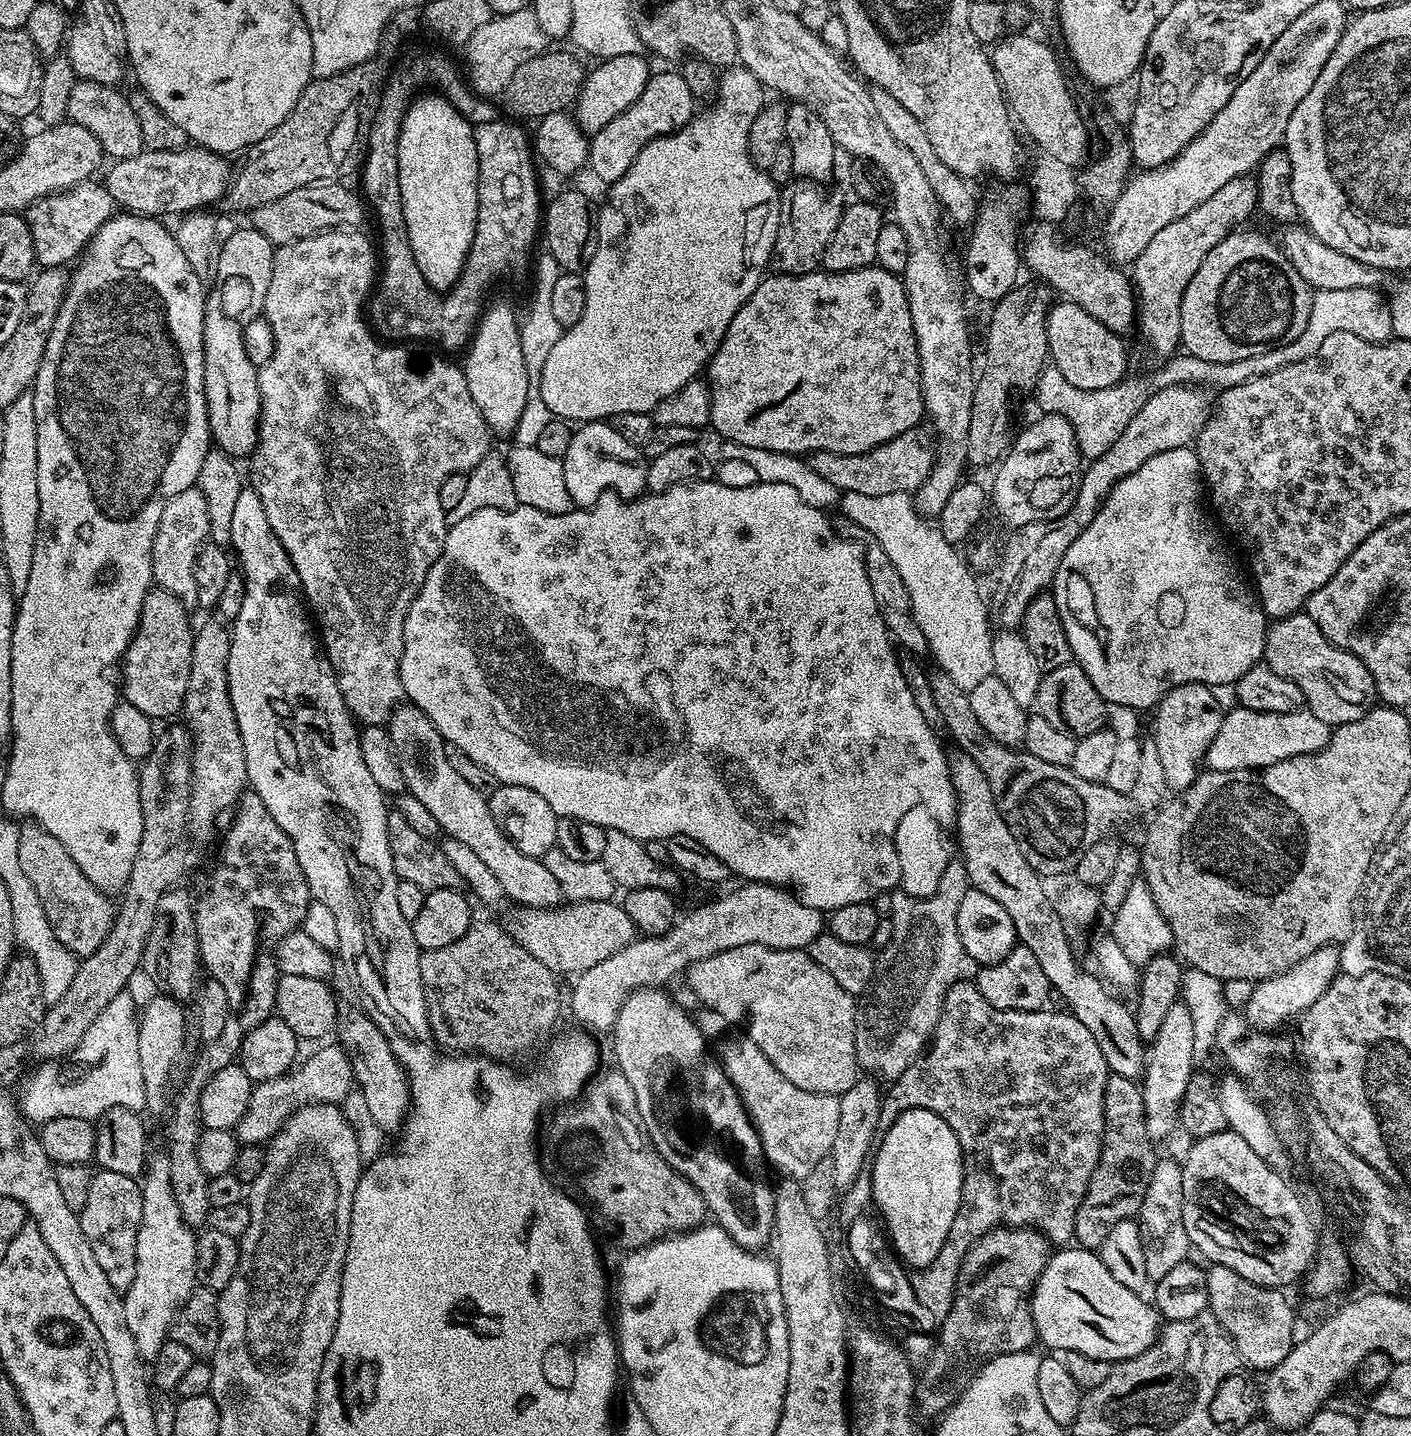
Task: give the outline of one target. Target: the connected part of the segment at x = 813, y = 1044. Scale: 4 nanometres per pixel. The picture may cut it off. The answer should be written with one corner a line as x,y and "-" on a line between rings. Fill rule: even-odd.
761,944
734,946
714,954
710,958
695,960
686,969
688,988
701,1001
703,1007
716,1012
729,1025
744,1024
743,1031
754,1041
758,1050
774,1062
776,1069
794,1086
818,1094
839,1098
854,1086
862,1069
856,1063
856,1014
857,1001
818,962
814,962
807,951
791,948
778,950

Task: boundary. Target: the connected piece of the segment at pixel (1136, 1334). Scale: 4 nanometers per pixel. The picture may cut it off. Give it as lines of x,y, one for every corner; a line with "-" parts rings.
1079,1246
1061,1247
1049,1255
1048,1265
1032,1289
1032,1317
1039,1343
1044,1343
1048,1350
1078,1350
1078,1354
1086,1354
1086,1358
1102,1358
1113,1362
1134,1358
1155,1344
1162,1327
1160,1313
1144,1298
1141,1293
1126,1290
1122,1282
1117,1282
1110,1275
1110,1270
1102,1266
1095,1251

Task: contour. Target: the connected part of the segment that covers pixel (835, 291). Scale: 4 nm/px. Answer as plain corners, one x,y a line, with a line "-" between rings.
881,266
859,268
849,272
826,272
817,270
801,276
787,274
765,275
764,279
750,294
750,298
734,314
734,322
726,330
718,350
706,365
706,383
712,399
711,427
725,441
754,446
758,450
774,450
789,452
792,456
811,454
813,452
833,452
834,454
862,454
869,452
882,442
890,442
890,438
901,436
903,432
911,432
921,419
925,419
924,395
920,389
920,359
918,346
914,338
914,322
910,322
910,306
908,295
904,289
903,279

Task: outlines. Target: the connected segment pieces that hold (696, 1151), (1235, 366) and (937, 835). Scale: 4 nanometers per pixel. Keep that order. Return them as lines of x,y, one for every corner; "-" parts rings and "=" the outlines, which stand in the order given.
657,986
631,992
618,1010
615,1026
610,1029
616,1064
624,1075
621,1076
623,1083
630,1086
631,1099
636,1100
635,1115
658,1154
700,1191
711,1219
726,1230
738,1246
749,1250
763,1249
763,1244
771,1241
774,1228
774,1188
764,1177
760,1136
744,1101
740,1099
740,1093
732,1085
732,1079
713,1057
713,1061
708,1057
709,1041
695,1019
690,1012
688,1016
686,1009
679,1008
664,991
663,987
=
1371,288
1313,291
1306,328
1302,330
1302,334
1298,334
1298,338
1294,338
1294,342
1281,344
1279,348
1271,348
1262,354
1253,354
1251,358
1238,358
1238,362
1202,362
1202,358
1180,354
1180,368
1176,368
1176,372
1168,372
1168,380
1172,384
1172,376
1184,376
1186,385
1223,390
1242,386
1246,382
1254,382
1254,378
1274,374
1274,370
1282,370
1282,366
1290,366
1294,362
1302,362
1302,358
1310,358
1322,346
1322,342
1330,338
1330,334
1339,332
1358,334
1358,338
1384,343
1391,339
1392,323
1388,303
1380,294
=
919,804
909,805
898,818
897,825
890,838
894,842
894,850
900,867
899,887
903,895
913,898
929,896
938,890
938,882
946,870
946,866
954,859
954,846
948,842
950,822
944,818
936,817
932,809

